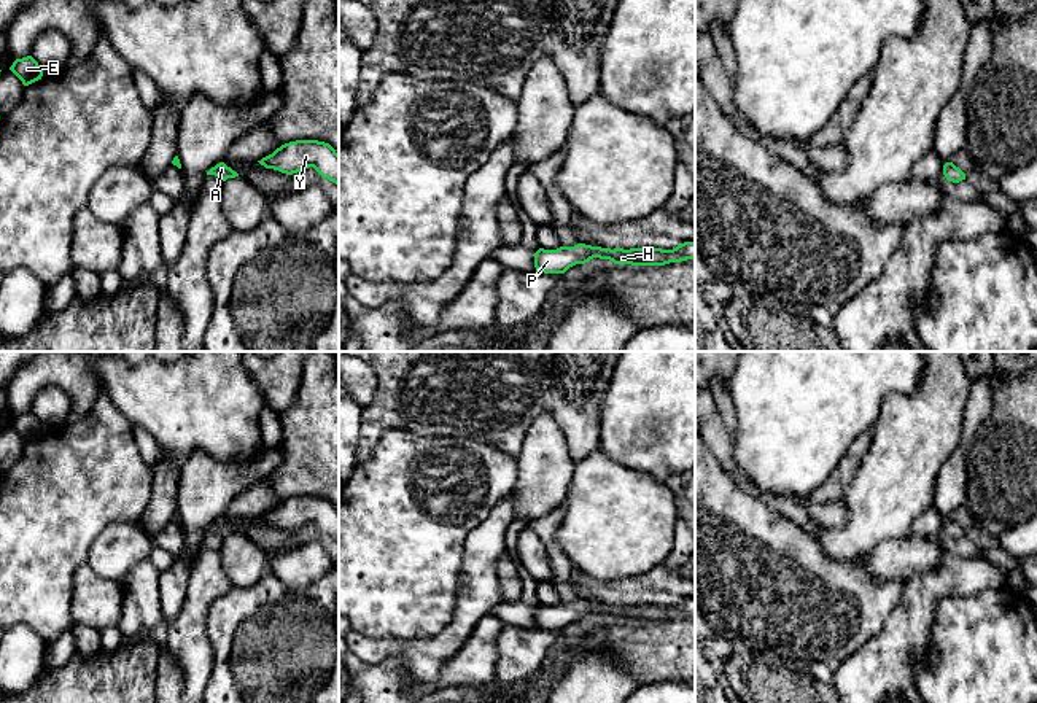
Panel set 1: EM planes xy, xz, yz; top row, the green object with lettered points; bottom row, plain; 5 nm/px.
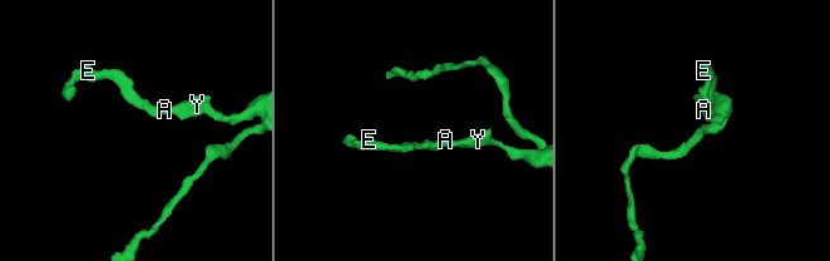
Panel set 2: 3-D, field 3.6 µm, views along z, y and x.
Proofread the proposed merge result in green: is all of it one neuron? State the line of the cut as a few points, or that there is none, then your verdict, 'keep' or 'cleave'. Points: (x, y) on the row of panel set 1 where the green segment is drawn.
cut none; keep

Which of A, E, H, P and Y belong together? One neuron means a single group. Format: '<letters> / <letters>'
A E H P Y

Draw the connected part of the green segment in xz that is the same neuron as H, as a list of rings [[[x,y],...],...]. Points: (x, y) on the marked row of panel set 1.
[[[684,242],[673,250],[662,248],[601,248],[585,243],[574,247],[560,247],[557,250],[539,248],[534,253],[536,272],[544,274],[565,274],[576,264],[585,264],[593,258],[609,259],[614,264],[631,264],[631,266],[665,266],[670,262],[681,262],[695,259],[695,242]]]

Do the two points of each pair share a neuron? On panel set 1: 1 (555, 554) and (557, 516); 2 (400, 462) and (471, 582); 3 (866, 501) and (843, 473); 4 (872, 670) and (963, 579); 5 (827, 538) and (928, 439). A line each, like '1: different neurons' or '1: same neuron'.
1: same neuron
2: different neurons
3: different neurons
4: same neuron
5: same neuron

